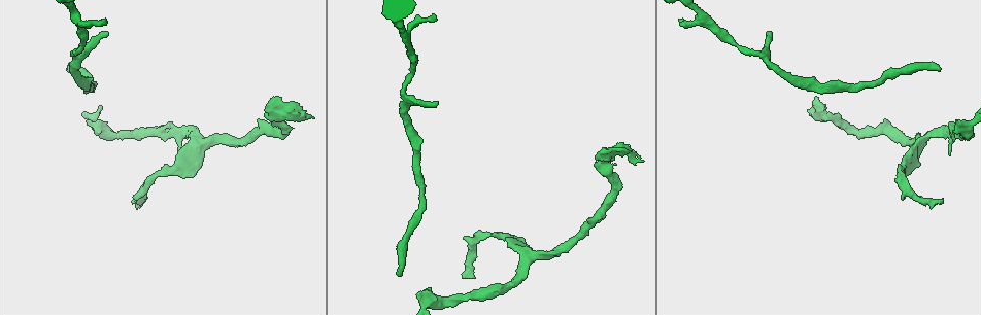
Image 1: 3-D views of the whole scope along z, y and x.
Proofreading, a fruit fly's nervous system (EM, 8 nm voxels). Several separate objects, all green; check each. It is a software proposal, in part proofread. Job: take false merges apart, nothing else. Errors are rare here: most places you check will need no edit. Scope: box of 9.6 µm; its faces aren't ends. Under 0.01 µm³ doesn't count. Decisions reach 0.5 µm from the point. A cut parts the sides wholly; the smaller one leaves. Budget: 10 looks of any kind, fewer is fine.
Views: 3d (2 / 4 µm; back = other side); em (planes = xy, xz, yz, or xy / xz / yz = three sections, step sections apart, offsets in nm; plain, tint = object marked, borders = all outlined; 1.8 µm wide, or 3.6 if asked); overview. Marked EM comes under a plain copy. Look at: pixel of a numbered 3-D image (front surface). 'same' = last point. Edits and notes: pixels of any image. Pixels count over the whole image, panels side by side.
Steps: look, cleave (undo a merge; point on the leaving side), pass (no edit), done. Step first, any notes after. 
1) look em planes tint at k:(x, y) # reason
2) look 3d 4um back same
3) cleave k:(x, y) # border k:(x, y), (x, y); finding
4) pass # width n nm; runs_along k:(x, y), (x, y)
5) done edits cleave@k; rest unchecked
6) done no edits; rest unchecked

look em yz step 16 tint at 1:(702, 18)

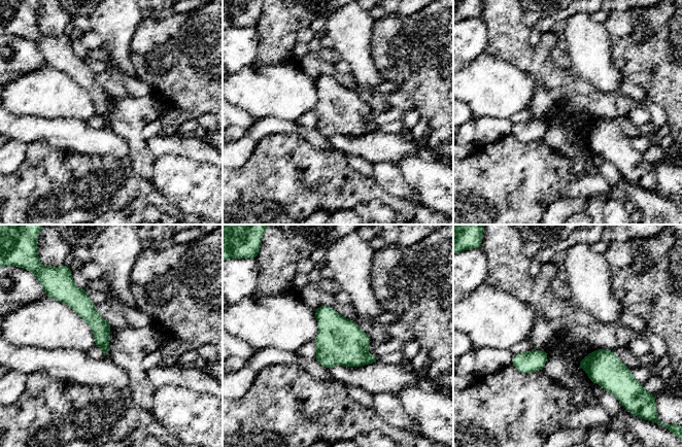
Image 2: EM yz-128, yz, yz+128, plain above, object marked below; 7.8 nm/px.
look em planes tint same

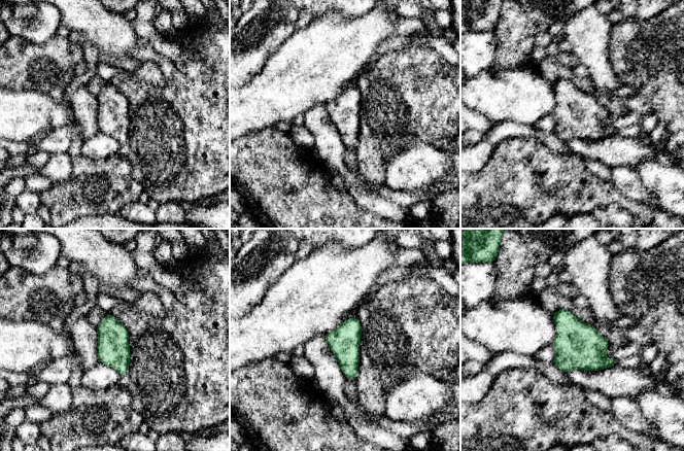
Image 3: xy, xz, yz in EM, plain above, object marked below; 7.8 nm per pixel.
pass # one neuron here

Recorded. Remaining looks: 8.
look 3d 2um at 1:(406, 99) # two arms in line, one across

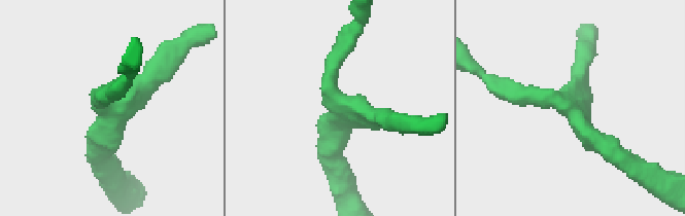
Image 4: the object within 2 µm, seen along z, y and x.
look em xz step 16 tint at 4:(341, 103) # arms 3

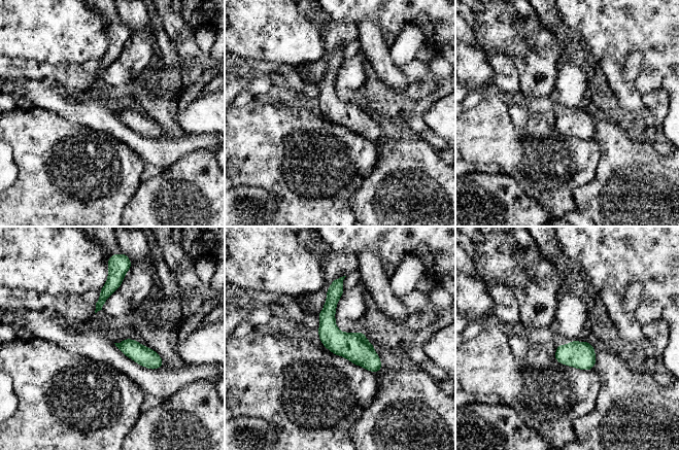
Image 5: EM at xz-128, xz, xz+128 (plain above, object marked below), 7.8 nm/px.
look em planes tint same

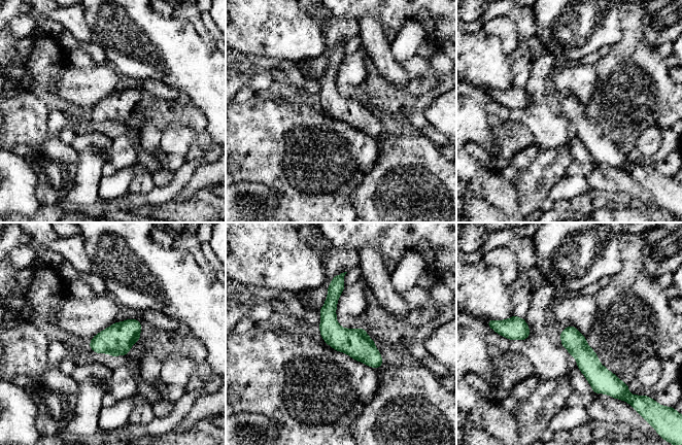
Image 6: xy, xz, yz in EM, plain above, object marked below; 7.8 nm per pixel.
pass # all the same neuron

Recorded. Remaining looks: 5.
look 3d 2um at 1:(204, 144) # abrupt turn

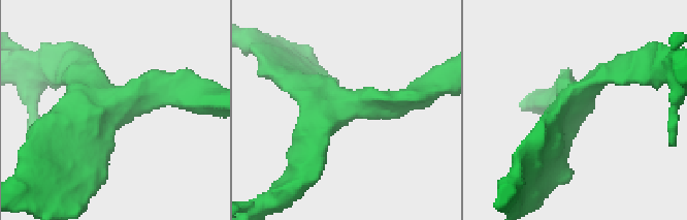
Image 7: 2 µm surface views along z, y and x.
look em yz step 16 tint at 7:(114, 101) # arms 3; arm_widths 200, 220, 240 nm

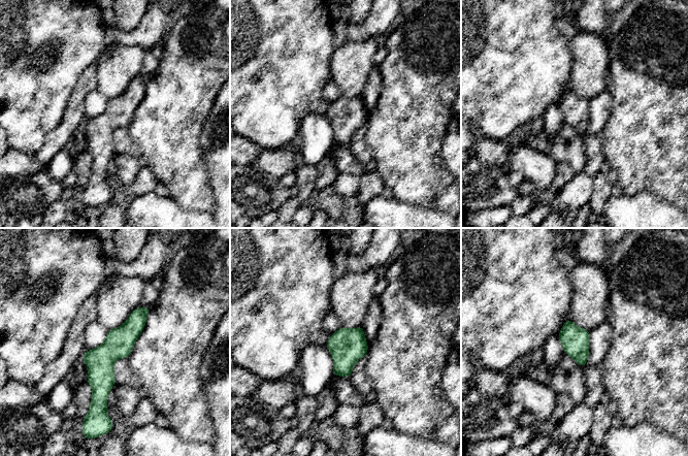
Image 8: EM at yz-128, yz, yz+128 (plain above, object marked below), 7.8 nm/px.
pass # runs_along 8:(145, 310), (102, 359), (103, 402); all the same neuron

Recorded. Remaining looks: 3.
look 3d 2um at 1:(98, 128)

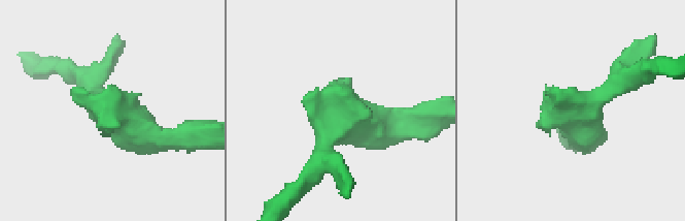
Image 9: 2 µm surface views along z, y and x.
look em planes tint at 9:(104, 113) # need the tissue

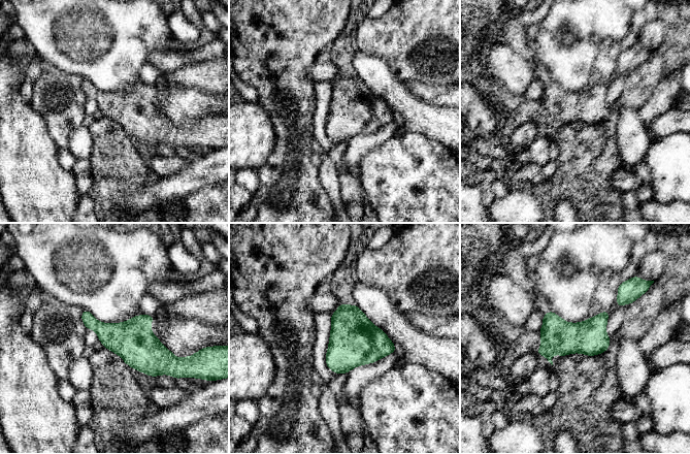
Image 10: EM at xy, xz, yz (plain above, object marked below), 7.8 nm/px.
pass # all the same neuron

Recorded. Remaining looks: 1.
done no edits; rest unchecked

